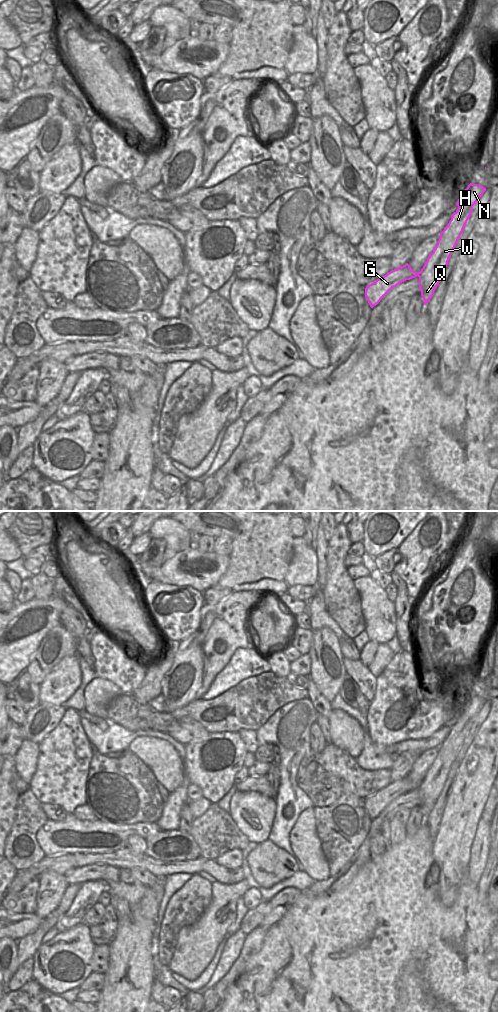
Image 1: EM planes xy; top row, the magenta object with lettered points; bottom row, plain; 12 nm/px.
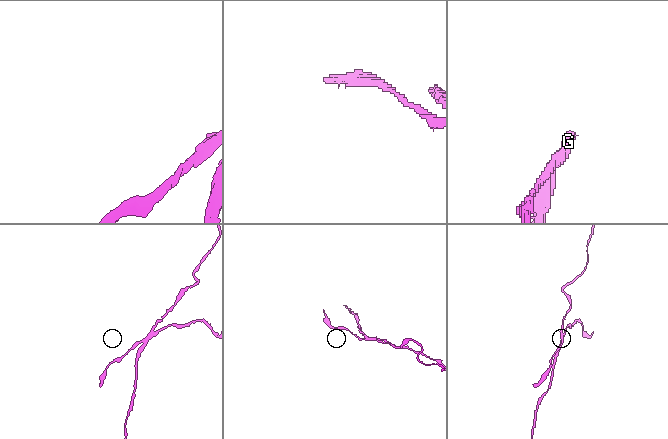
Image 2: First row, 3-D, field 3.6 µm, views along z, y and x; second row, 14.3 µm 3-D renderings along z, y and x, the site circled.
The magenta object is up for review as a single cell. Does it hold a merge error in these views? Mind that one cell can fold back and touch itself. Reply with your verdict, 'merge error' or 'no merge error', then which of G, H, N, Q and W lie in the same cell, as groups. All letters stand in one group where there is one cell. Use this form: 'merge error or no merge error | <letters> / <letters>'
merge error | G / H N Q W

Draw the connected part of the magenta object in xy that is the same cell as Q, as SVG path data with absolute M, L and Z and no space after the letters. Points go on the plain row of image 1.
M470 695L464 702L456 717L458 721L452 726L451 732L440 745L439 752L433 764L427 770L419 786L419 801L424 817L432 810L439 797L449 770L471 728L473 718L486 703L482 697Z

